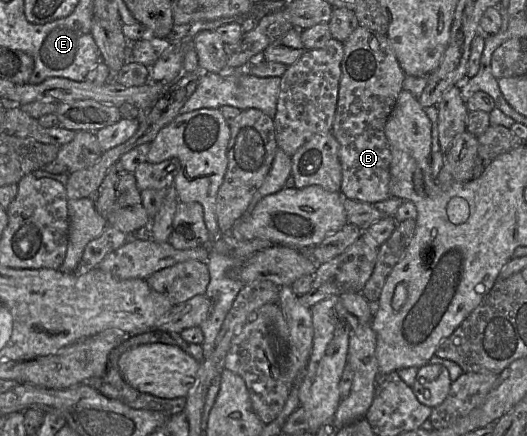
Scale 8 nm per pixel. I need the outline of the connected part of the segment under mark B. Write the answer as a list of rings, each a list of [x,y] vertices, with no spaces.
[[[361,26],[344,42],[341,71],[337,108],[331,130],[340,145],[341,192],[347,198],[374,204],[391,198],[391,152],[385,126],[403,89],[406,74],[386,35]]]

